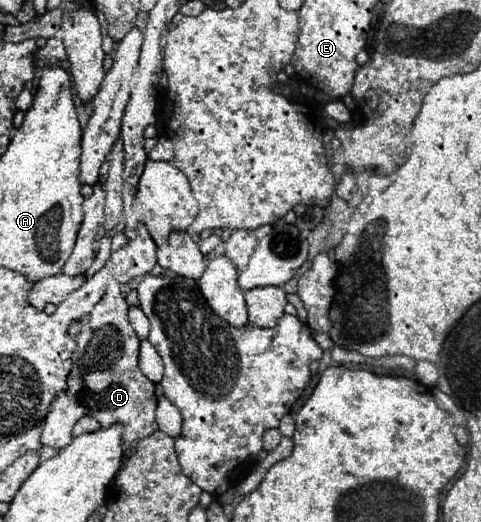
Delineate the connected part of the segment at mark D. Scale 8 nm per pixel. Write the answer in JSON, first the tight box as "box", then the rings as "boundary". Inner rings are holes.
{"box":[41,278,157,448],"boundary":[[[107,278],[107,288],[103,292],[103,298],[95,304],[95,308],[89,314],[89,320],[83,324],[83,330],[77,336],[77,350],[73,356],[73,370],[67,376],[67,388],[55,396],[55,400],[51,402],[49,414],[45,416],[45,420],[41,424],[43,426],[43,434],[41,434],[43,444],[53,446],[53,448],[65,448],[73,440],[71,430],[73,430],[75,422],[85,414],[99,420],[101,428],[109,428],[115,422],[125,424],[125,432],[123,432],[125,442],[133,442],[137,438],[153,434],[153,430],[155,430],[155,404],[157,404],[155,384],[151,380],[147,380],[137,366],[141,340],[137,338],[135,330],[131,328],[127,312],[129,312],[129,306],[119,292],[117,278]]]}

